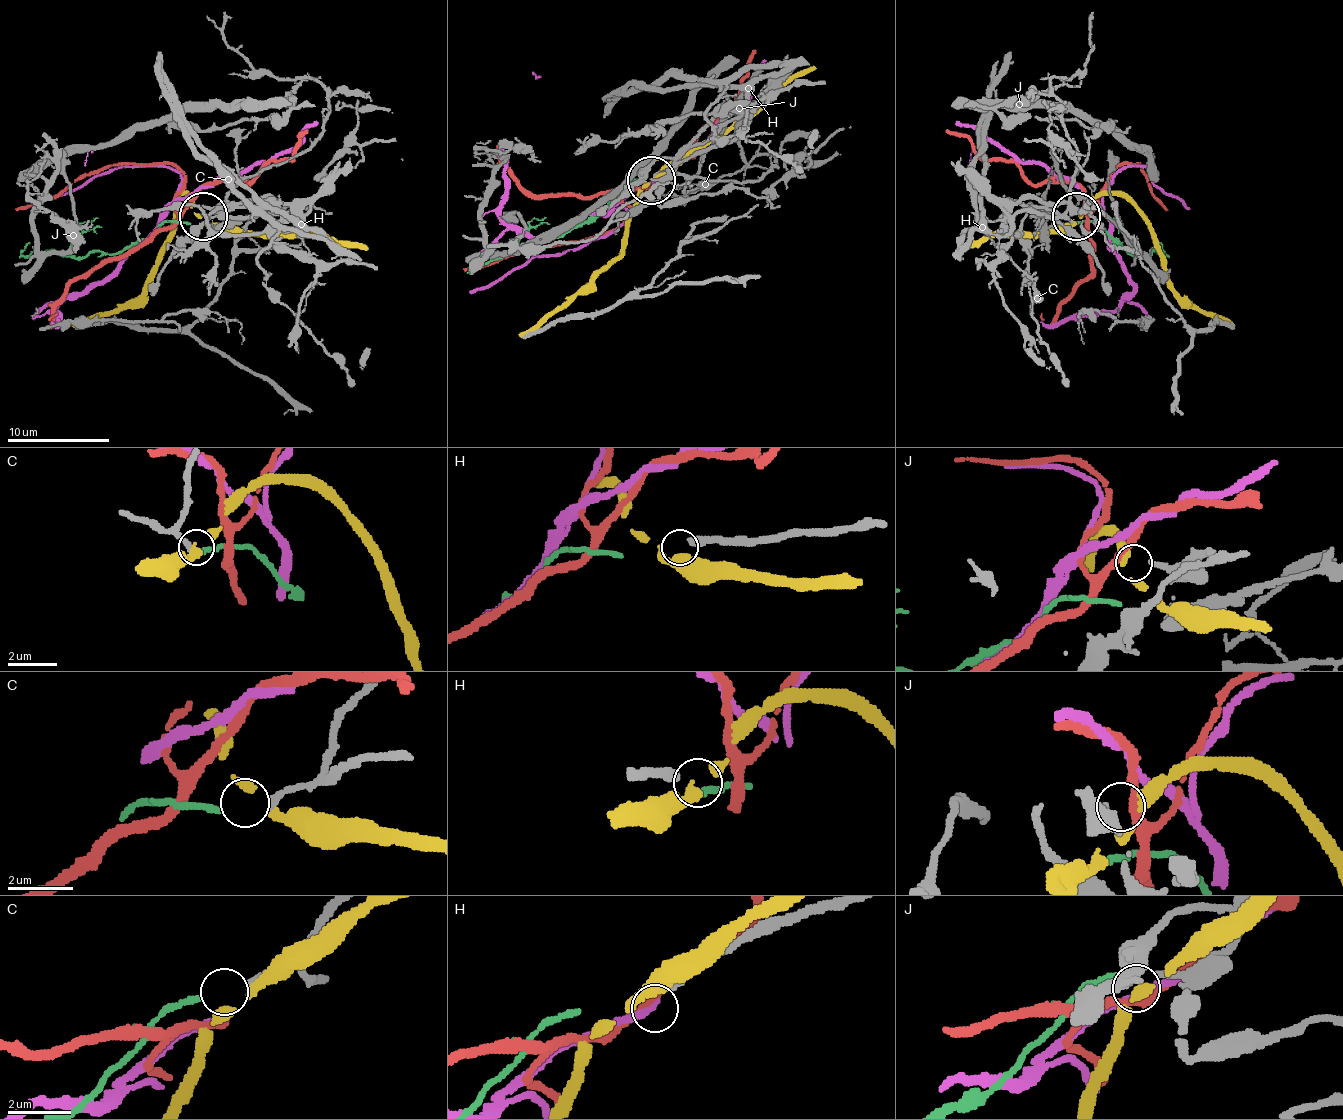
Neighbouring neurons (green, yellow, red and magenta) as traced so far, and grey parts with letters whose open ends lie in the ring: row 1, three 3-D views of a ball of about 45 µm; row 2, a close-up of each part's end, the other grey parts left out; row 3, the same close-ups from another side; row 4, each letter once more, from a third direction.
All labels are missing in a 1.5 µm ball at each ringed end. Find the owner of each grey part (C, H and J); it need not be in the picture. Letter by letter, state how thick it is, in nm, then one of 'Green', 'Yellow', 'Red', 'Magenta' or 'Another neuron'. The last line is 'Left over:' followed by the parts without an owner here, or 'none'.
C: Thickness 200 nm. Green
H: Thickness 320 nm. Another neuron
J: Thickness 180 nm. Another neuron
Left over: H, J

